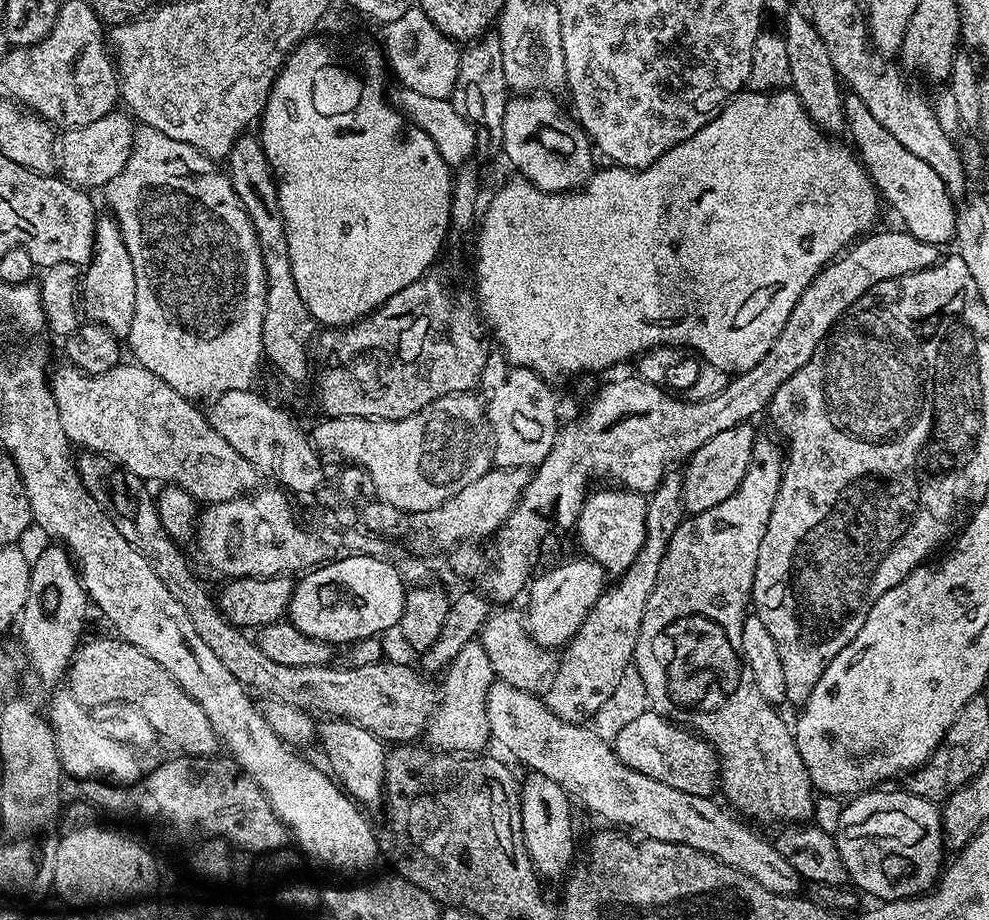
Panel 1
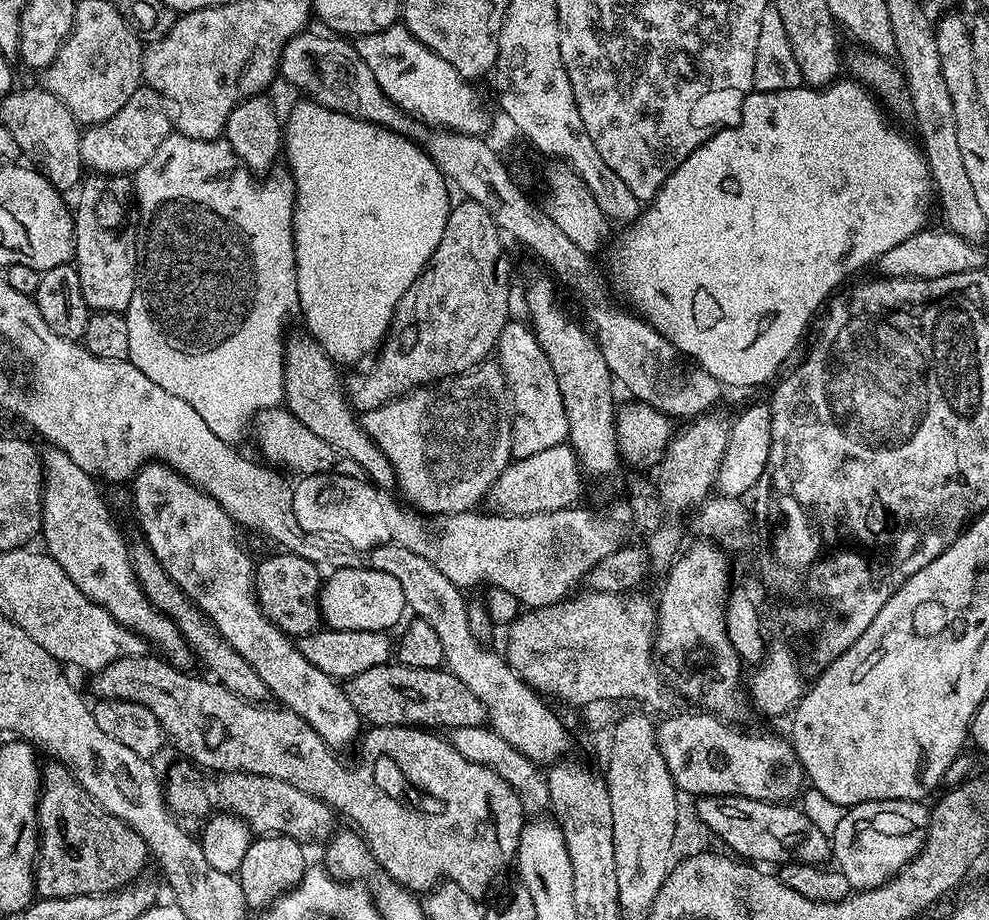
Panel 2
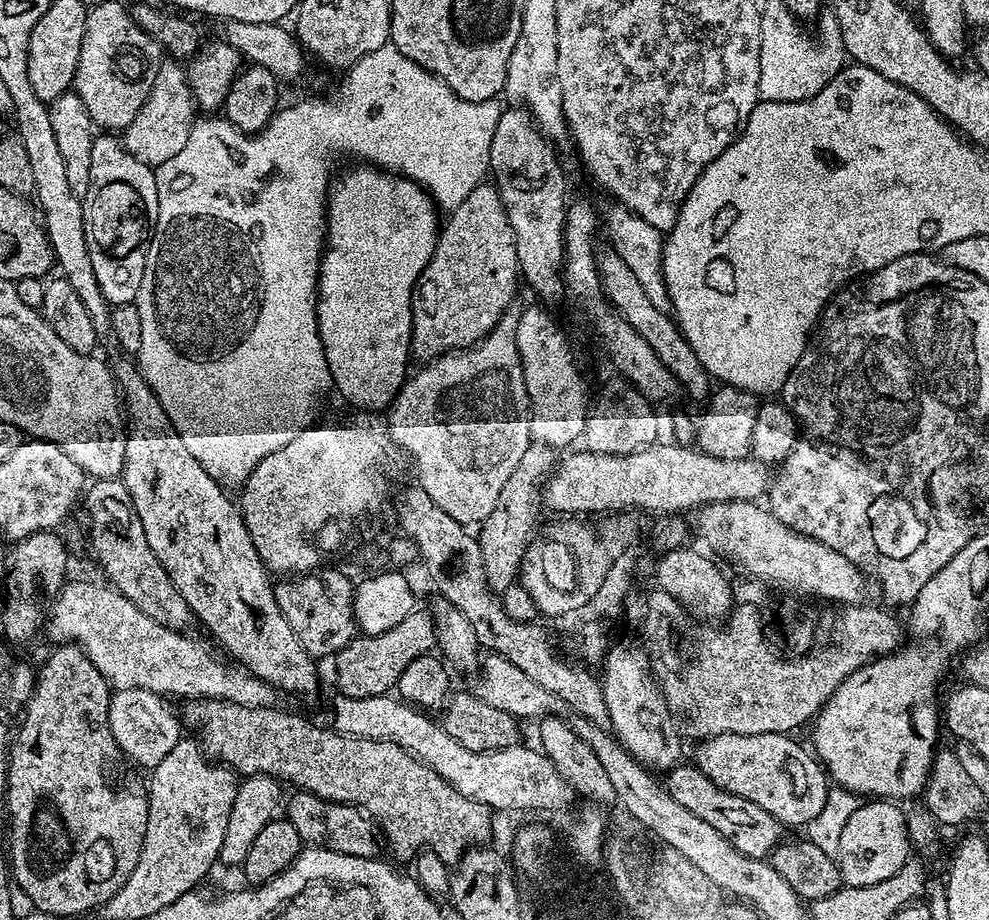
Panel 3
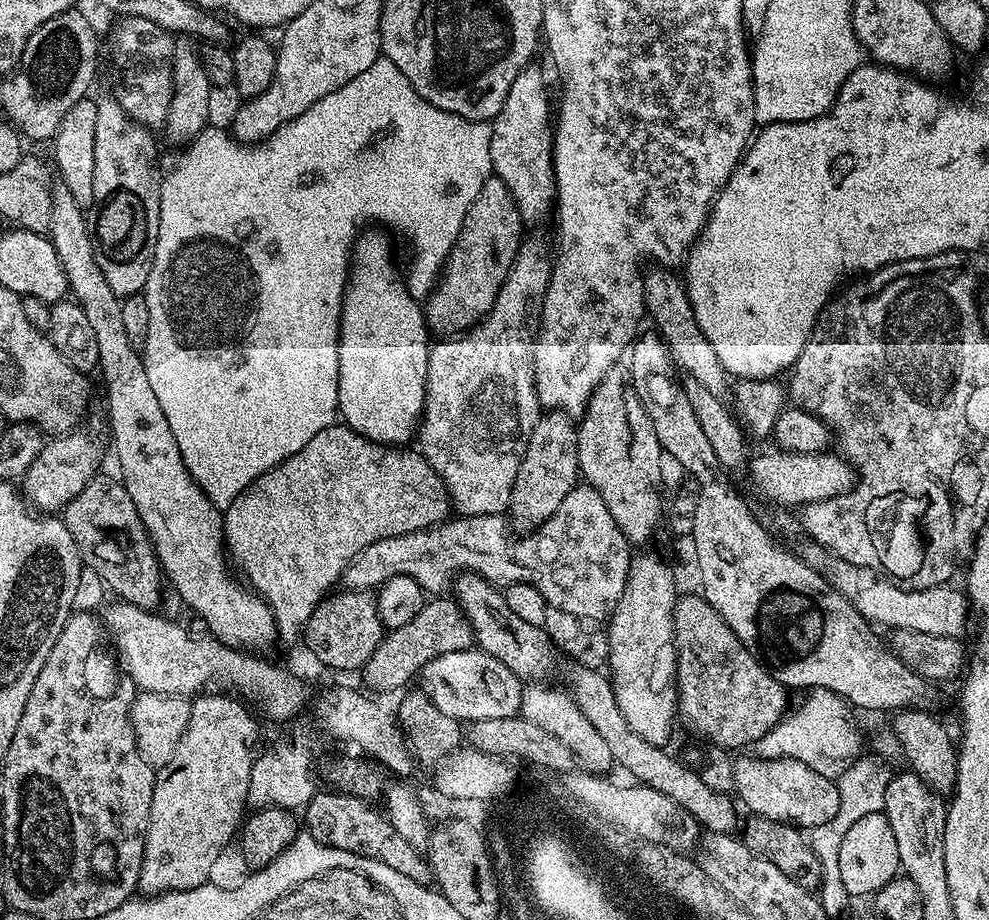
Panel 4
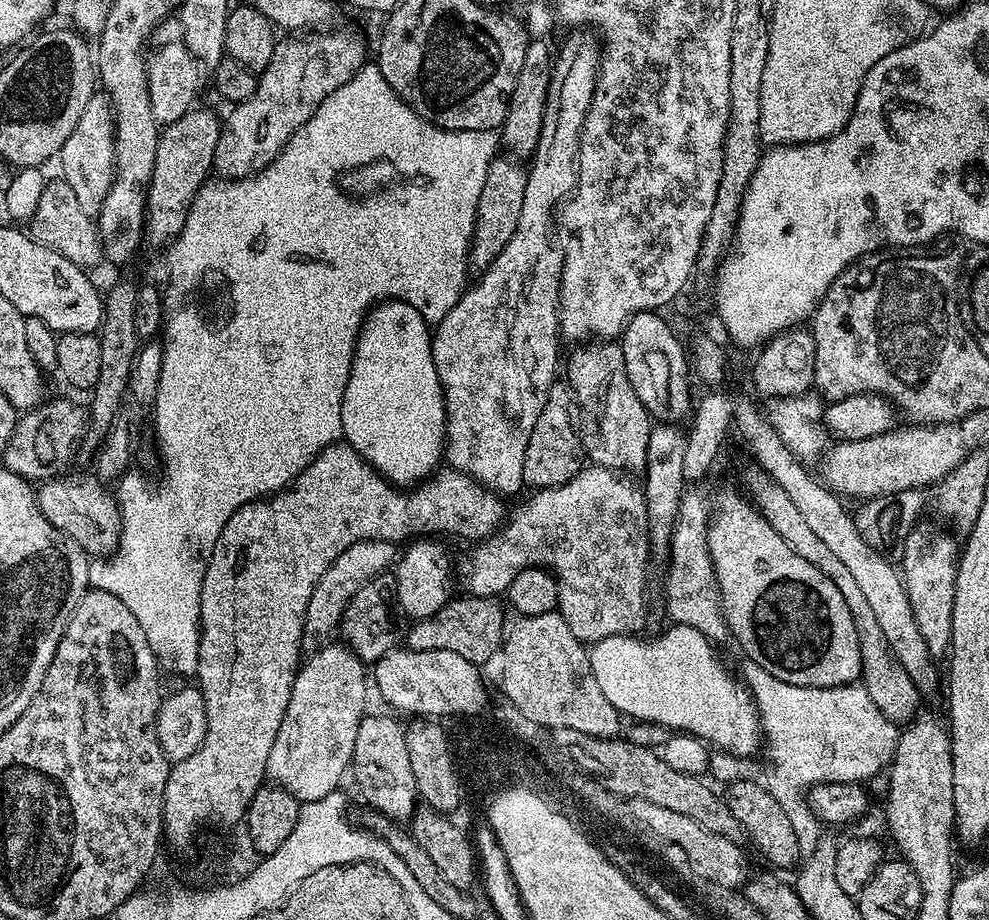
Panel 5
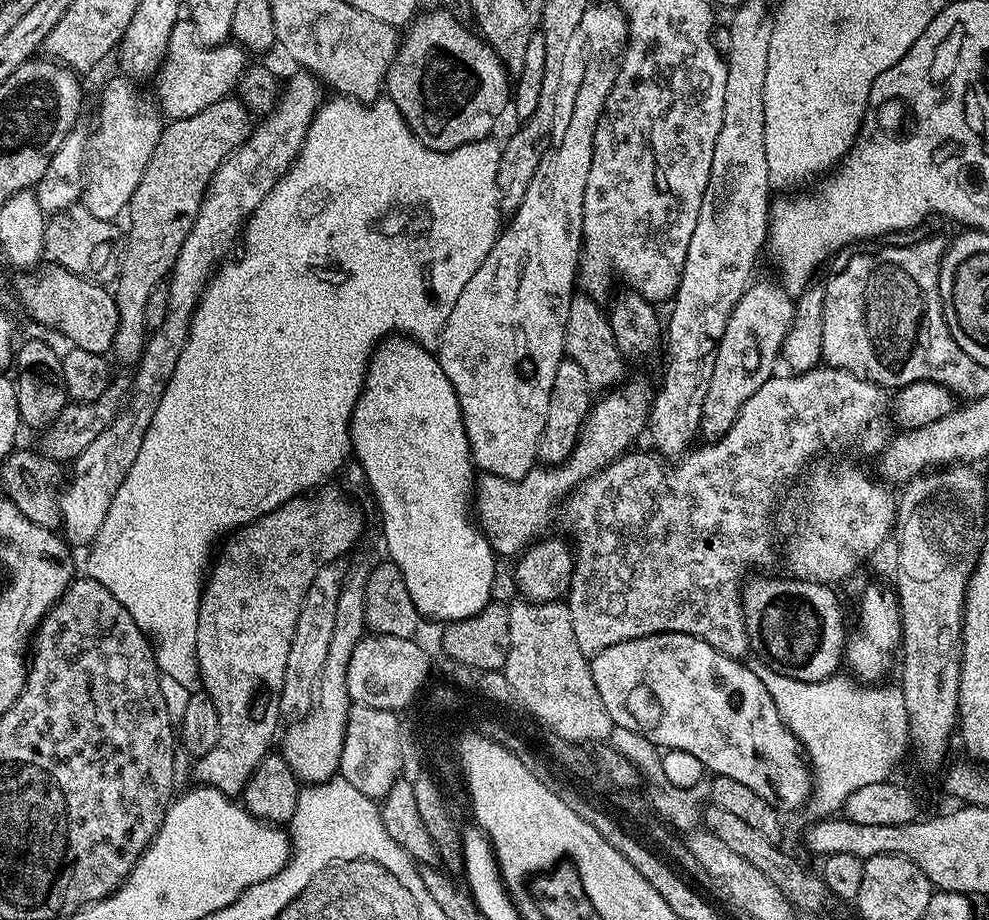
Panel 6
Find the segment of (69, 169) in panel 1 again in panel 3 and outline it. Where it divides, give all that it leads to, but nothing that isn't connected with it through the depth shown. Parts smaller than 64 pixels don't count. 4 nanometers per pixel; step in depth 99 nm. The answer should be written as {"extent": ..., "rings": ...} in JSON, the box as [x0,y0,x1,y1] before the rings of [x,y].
{"extent":[122,59,198,165],"rings":[[[161,59],[160,69],[156,71],[156,80],[152,84],[143,106],[134,114],[127,128],[122,132],[122,143],[130,154],[150,165],[158,165],[174,158],[190,138],[190,130],[197,119],[198,109],[188,84],[187,71],[175,59]]]}

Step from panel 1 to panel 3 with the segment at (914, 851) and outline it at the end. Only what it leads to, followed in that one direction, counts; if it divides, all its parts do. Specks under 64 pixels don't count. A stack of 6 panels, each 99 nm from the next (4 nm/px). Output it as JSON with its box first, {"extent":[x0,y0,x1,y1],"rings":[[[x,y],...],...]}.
{"extent":[834,798,910,888],"rings":[[[883,798],[861,803],[850,818],[846,818],[846,826],[842,830],[842,842],[838,842],[838,850],[834,859],[840,865],[841,881],[849,888],[865,888],[878,882],[886,882],[910,858],[910,841],[908,838],[908,821],[905,809]]]}

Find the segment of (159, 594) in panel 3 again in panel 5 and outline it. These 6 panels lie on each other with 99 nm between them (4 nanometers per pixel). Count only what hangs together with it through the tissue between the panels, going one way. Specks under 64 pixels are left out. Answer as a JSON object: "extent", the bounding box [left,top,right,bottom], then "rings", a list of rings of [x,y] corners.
{"extent":[35,474,120,558],"rings":[[[61,474],[43,481],[35,489],[36,501],[46,518],[55,528],[61,528],[74,538],[78,546],[92,558],[107,558],[120,547],[120,506],[115,495],[107,492],[105,481],[95,474],[68,476]]]}

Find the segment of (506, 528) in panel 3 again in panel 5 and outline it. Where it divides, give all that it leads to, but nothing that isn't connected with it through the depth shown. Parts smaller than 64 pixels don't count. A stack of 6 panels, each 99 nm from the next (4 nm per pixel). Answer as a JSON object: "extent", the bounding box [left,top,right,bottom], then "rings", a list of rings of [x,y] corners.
{"extent":[522,382,585,490],"rings":[[[554,382],[546,394],[546,406],[542,406],[538,422],[534,422],[530,442],[526,442],[526,458],[522,462],[524,483],[532,490],[557,488],[570,482],[570,478],[580,473],[585,464],[580,408],[576,395],[567,383]]]}

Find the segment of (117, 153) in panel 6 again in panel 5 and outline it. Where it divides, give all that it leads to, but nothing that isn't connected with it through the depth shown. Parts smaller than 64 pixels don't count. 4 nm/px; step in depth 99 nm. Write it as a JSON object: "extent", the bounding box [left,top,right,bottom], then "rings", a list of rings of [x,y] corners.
{"extent":[58,91,116,216],"rings":[[[103,91],[93,92],[90,102],[86,102],[86,110],[82,110],[82,118],[78,118],[78,126],[70,130],[70,138],[62,146],[58,163],[62,178],[74,190],[74,198],[78,198],[78,206],[89,216],[100,215],[100,207],[106,194],[112,188],[112,178],[116,170],[116,114],[111,100]]]}

